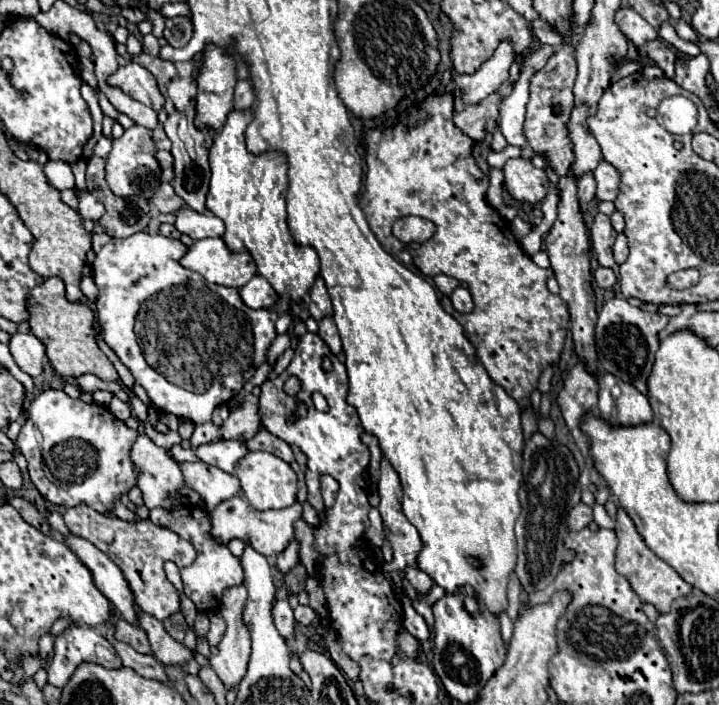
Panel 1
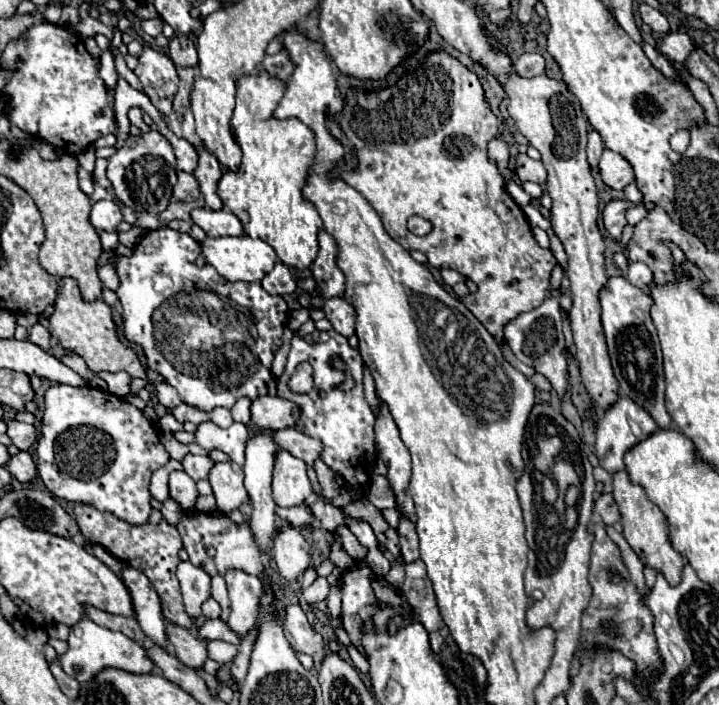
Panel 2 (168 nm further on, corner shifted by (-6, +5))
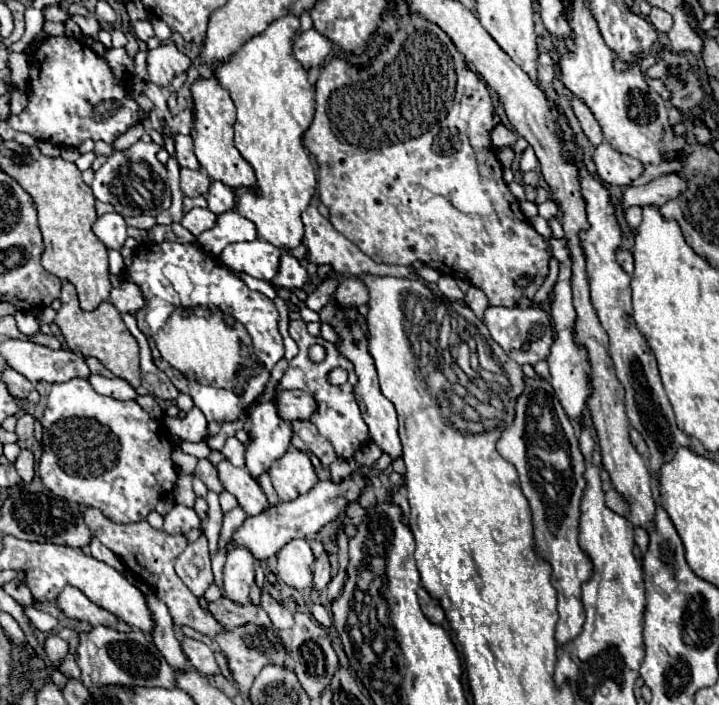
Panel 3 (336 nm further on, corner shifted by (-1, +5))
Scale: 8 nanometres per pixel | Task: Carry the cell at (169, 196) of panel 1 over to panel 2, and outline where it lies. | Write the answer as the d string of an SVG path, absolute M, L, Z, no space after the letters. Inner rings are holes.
M177 172L177 184L173 186L173 198L179 202L195 202L201 198L199 184L193 178L193 174Z

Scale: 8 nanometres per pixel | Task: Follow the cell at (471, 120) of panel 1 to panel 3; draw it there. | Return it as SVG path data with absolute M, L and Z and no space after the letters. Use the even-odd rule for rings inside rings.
M544 52L544 54L540 54L538 78L540 78L540 82L542 82L544 86L552 84L552 80L554 80L554 64L552 64L552 58L550 58L546 52Z

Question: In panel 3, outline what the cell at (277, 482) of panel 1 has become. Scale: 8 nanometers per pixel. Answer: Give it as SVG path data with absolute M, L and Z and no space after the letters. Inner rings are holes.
M290 448L282 458L278 458L270 466L268 474L282 502L290 502L300 494L306 494L318 482L310 458L296 448Z

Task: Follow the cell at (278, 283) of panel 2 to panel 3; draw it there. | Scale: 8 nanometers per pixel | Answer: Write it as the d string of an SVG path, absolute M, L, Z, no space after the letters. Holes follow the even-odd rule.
M290 252L282 254L282 258L280 258L280 270L278 270L276 278L272 280L272 284L280 286L280 288L296 290L296 288L302 288L306 282L308 282L308 272L300 264L300 260L294 258Z

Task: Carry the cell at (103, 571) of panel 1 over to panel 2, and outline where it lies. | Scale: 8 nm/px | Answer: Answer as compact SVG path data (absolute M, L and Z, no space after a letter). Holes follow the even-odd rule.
M121 562L121 574L119 576L131 594L135 618L137 618L139 626L143 628L145 636L149 640L153 640L155 644L165 648L165 644L167 644L165 620L161 614L161 602L159 602L155 588L151 586L151 582L147 580L147 576L143 572L139 572L131 566L125 566L125 562Z

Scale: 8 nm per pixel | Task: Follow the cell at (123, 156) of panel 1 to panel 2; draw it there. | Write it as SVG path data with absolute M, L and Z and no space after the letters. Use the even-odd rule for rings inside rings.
M157 130L141 132L139 136L129 134L117 154L109 158L107 178L111 180L115 194L123 204L135 208L137 212L149 212L157 216L171 202L171 188L177 182L173 148Z

